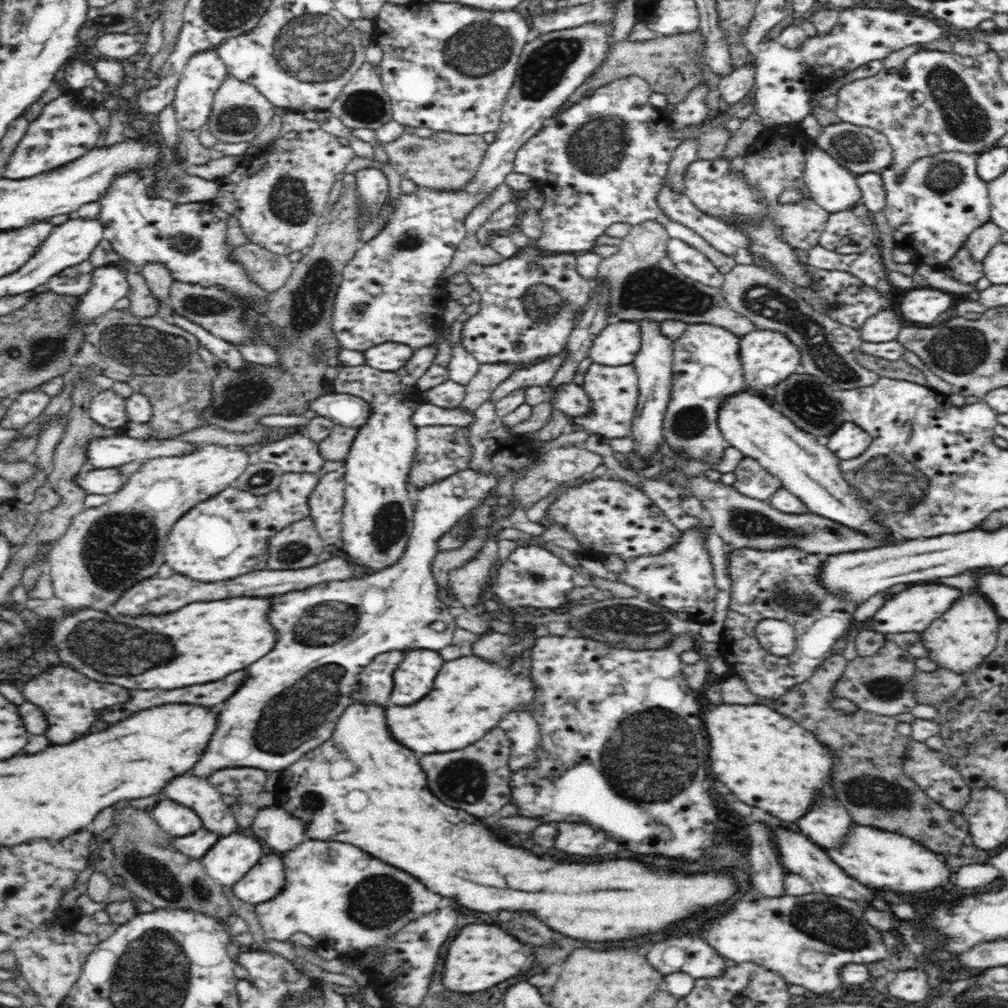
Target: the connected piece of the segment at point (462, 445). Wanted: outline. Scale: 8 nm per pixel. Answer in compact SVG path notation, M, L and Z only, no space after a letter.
M450 425L418 427L417 444L408 480L414 488L422 489L424 486L432 486L470 466L472 447L469 441L469 427Z

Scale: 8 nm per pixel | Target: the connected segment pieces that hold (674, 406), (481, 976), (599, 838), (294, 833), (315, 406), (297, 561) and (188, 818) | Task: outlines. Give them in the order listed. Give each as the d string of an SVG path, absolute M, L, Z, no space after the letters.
M690 324L678 340L673 341L673 383L670 402L668 402L663 418L663 438L666 444L680 457L688 460L698 460L716 466L728 448L727 440L722 436L718 423L718 410L724 398L749 390L742 373L740 361L741 337L721 326L712 324Z
M468 924L460 930L460 934L452 940L448 948L442 982L448 986L448 990L472 994L492 988L498 982L504 982L512 976L528 972L534 960L536 960L534 952L514 936L506 934L502 928L490 924Z
M558 824L558 838L556 848L570 856L604 856L620 850L620 844L608 838L602 830L596 830L588 824Z
M272 802L269 806L259 805L248 832L262 842L265 848L288 852L304 840L304 830L306 826L302 819Z
M326 392L308 404L314 413L329 418L335 425L358 429L370 416L366 399L351 394Z
M310 517L292 523L269 542L268 568L270 570L298 570L318 564L318 556L326 542L316 530Z
M162 798L149 814L174 837L192 834L203 827L202 819L194 810L170 799Z

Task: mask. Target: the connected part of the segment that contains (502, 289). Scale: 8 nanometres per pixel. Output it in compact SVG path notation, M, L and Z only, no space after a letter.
M530 244L500 264L485 267L478 263L469 264L465 271L466 278L470 286L482 294L482 304L476 316L463 317L461 345L480 364L524 364L565 350L567 338L580 314L586 310L593 292L592 281L582 277L575 269L577 257L578 254L574 253L542 255L534 244Z

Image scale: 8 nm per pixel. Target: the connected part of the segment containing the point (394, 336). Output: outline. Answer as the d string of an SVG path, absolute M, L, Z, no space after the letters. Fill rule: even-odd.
M602 22L586 23L585 25L576 28L572 27L565 30L558 30L555 32L542 34L540 37L532 37L530 39L530 41L524 46L522 54L520 54L517 76L512 88L509 90L508 96L506 97L506 103L504 104L502 110L500 126L498 126L498 130L495 132L495 141L489 144L489 147L486 149L484 154L484 158L482 158L482 162L480 163L480 166L478 166L478 170L476 170L476 176L474 176L472 180L468 182L468 186L466 186L464 190L432 190L431 188L426 188L425 186L418 186L418 190L415 193L402 193L398 198L395 209L390 214L380 233L368 242L363 243L363 246L359 248L354 258L350 258L349 262L346 264L346 266L344 266L344 270L342 271L342 280L335 296L331 322L334 336L341 347L348 350L357 350L363 352L364 350L372 348L372 346L376 346L384 342L402 343L412 347L414 350L421 349L422 347L426 346L436 346L436 343L434 342L438 341L438 332L441 328L440 316L442 315L443 309L446 307L446 303L450 298L446 291L446 286L449 283L448 279L445 279L442 276L444 276L444 270L450 266L450 262L452 262L452 257L454 256L457 247L461 245L461 242L466 238L467 231L466 227L464 227L464 220L467 214L474 207L478 206L478 204L488 198L496 186L500 186L500 184L505 182L505 178L513 171L513 164L516 158L517 150L522 148L522 145L525 142L528 142L533 136L536 136L539 129L541 129L544 124L552 121L555 113L560 108L562 108L564 104L566 104L571 94L574 94L574 91L581 84L584 84L586 78L588 78L590 74L592 74L594 70L598 68L598 66L602 66L602 64L604 64L604 60L606 60L606 56L609 54L612 41L613 39L612 35L609 34L608 25ZM368 282L372 282L372 284L379 284L382 288L382 292L378 296L373 296L367 291L364 291L362 288L364 288L364 284L368 284Z

